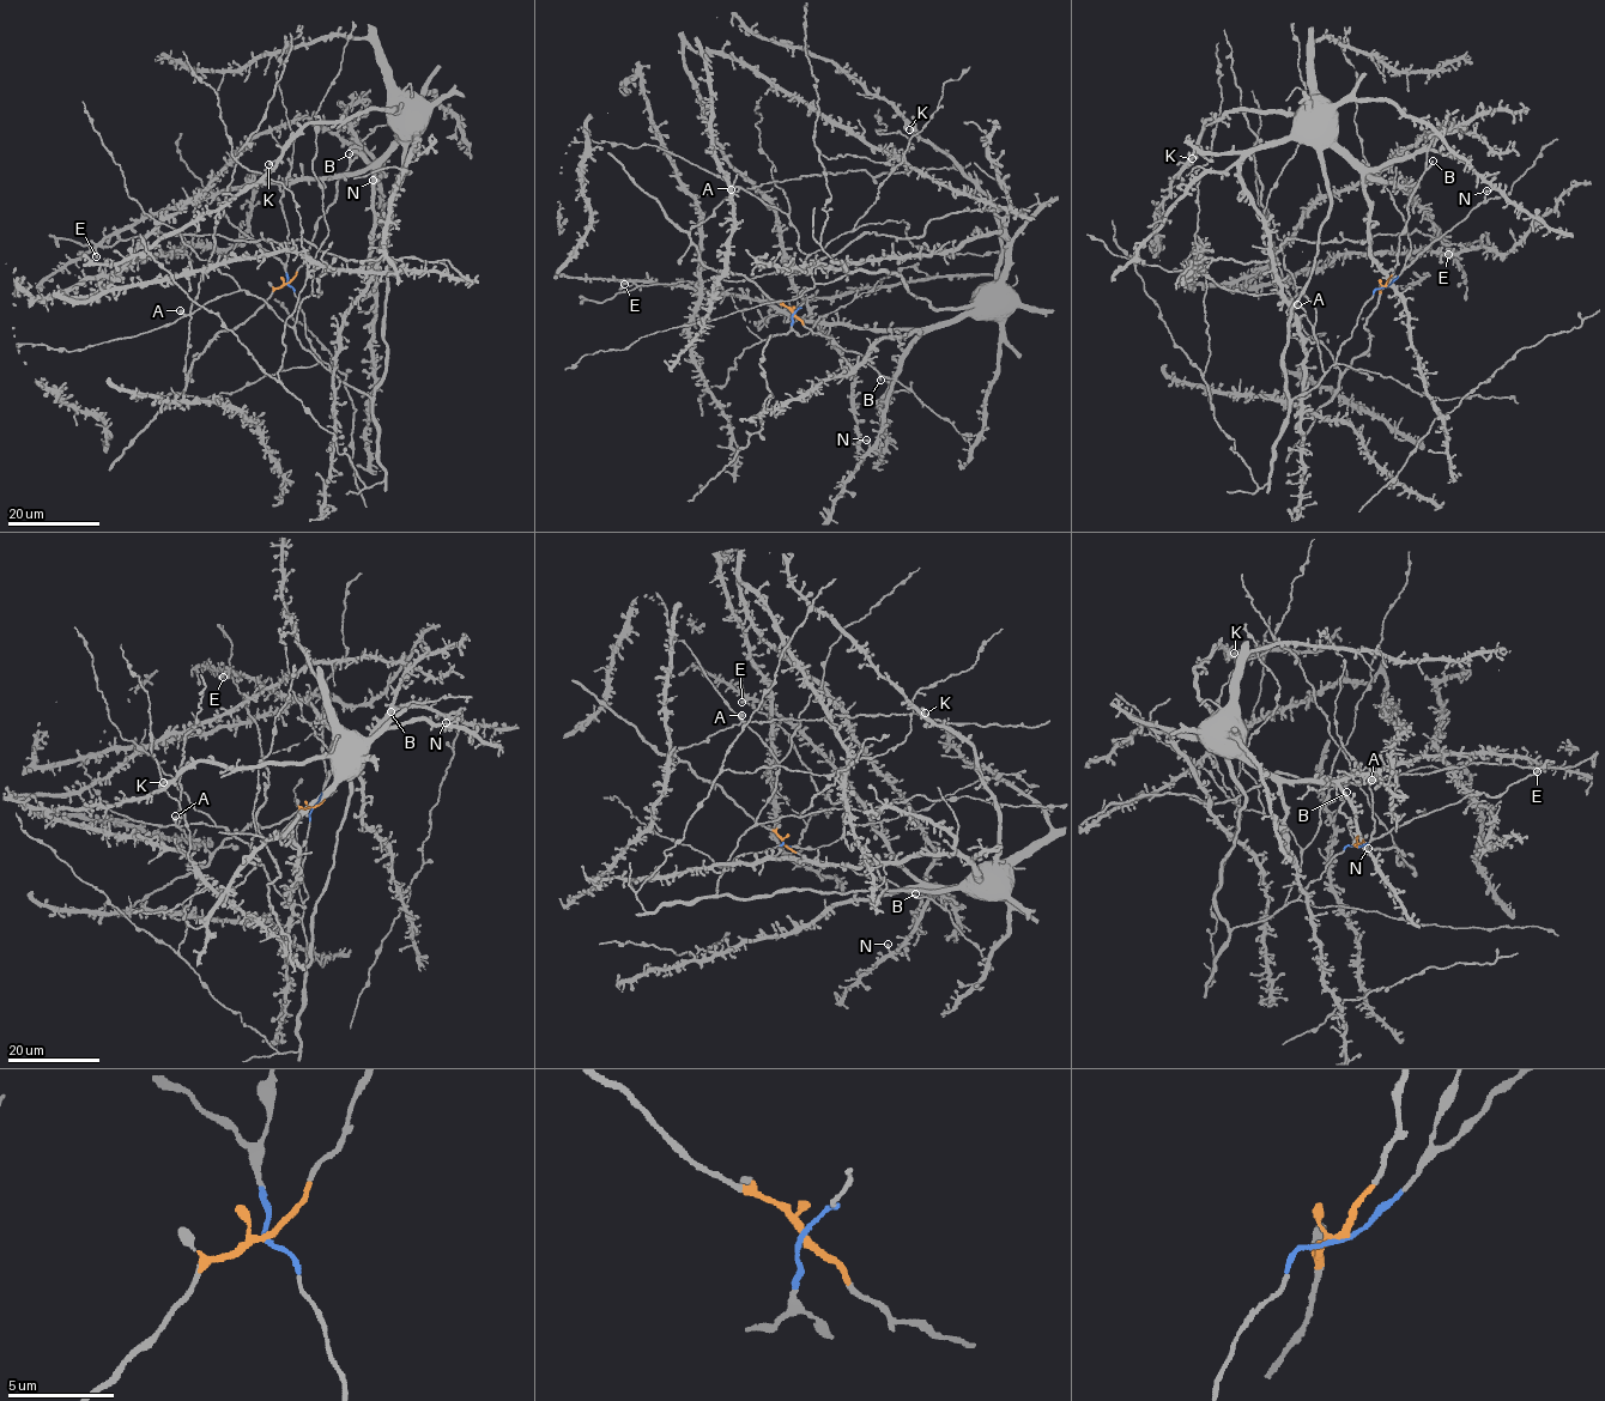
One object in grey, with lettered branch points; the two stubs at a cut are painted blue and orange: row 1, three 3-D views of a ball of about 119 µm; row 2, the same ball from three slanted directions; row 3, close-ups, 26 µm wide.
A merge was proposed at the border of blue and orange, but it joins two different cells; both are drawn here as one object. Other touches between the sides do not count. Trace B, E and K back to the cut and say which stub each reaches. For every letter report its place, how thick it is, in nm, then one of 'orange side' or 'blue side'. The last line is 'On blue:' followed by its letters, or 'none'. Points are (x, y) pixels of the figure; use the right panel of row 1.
B: (1433, 161) | 220 nm | orange side
E: (1448, 254) | 340 nm | blue side
K: (1192, 158) | 440 nm | blue side
On blue: E, K

